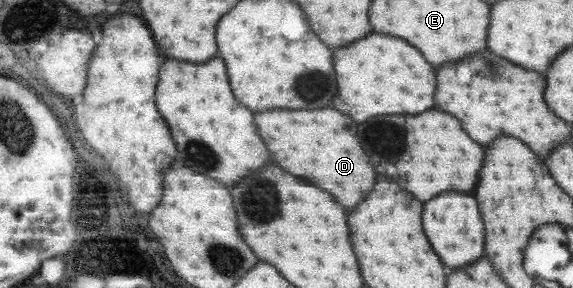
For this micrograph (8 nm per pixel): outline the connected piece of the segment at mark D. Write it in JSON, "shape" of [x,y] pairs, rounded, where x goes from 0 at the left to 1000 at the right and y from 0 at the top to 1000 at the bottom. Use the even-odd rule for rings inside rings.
{"shape":[[[581,375],[452,389],[452,451],[459,451],[459,479],[466,479],[483,576],[494,576],[504,604],[522,604],[532,632],[564,646],[564,660],[585,674],[606,729],[616,729],[637,694],[640,667],[654,646],[654,549],[647,549],[647,535],[640,535],[644,549],[637,542],[640,507],[634,507],[634,479],[623,479],[623,431]]]}

